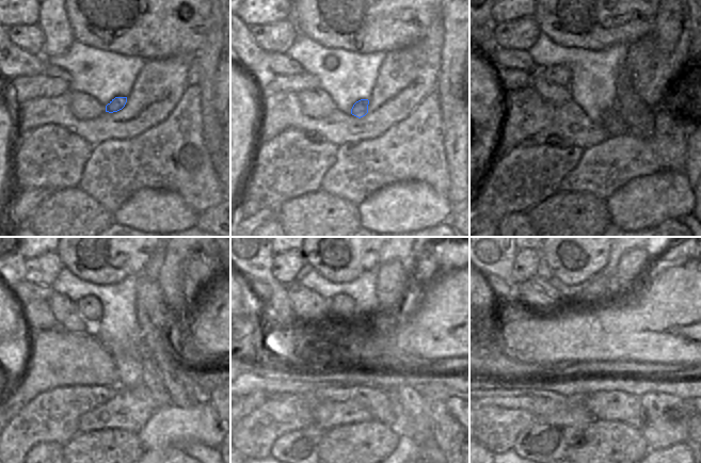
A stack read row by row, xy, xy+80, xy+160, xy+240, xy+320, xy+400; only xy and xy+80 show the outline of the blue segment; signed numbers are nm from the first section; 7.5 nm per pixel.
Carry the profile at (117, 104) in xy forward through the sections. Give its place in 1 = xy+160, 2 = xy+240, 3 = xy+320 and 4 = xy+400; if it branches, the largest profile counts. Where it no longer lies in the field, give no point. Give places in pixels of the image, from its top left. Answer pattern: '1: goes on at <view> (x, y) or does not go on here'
1: goes on at xy+160 (610, 120)
2: goes on at xy+240 (152, 378)
3: goes on at xy+320 (411, 411)
4: goes on at xy+400 (666, 417)

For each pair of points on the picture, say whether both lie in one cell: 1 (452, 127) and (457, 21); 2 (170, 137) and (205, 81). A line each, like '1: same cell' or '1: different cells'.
1: same cell
2: different cells

